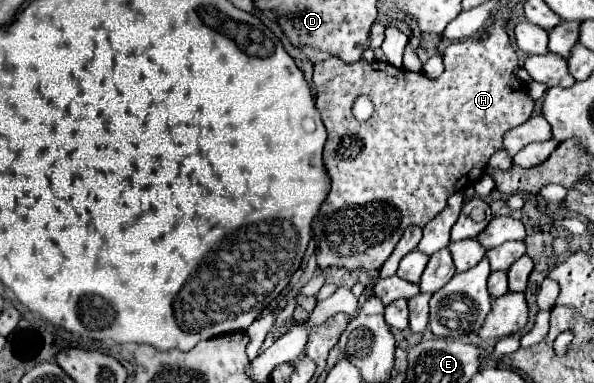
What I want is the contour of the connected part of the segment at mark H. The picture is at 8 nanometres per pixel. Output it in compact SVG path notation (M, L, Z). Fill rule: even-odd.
M504 20L492 22L486 28L486 32L482 32L478 38L468 38L468 40L460 40L460 42L450 44L444 50L444 66L446 68L444 68L442 76L436 78L436 80L426 78L422 72L410 72L410 70L396 68L396 66L392 66L388 62L380 62L380 60L368 62L364 58L358 60L356 64L346 64L340 58L332 56L332 58L328 58L324 62L318 62L314 66L312 80L314 80L314 86L316 86L316 106L318 106L318 112L320 112L322 120L324 120L324 126L328 130L328 140L326 140L326 148L324 148L324 164L326 164L326 170L328 170L328 174L332 178L332 190L330 190L326 202L322 204L320 214L314 218L314 224L312 224L314 240L316 240L316 246L318 246L318 252L316 252L318 270L326 270L330 266L344 266L348 270L354 270L354 268L380 270L380 266L392 254L394 246L400 242L406 226L420 226L420 228L424 228L436 214L440 214L444 210L446 200L448 200L448 196L452 192L456 192L456 190L460 192L470 182L476 182L482 176L490 156L502 146L504 132L524 124L532 116L534 100L526 94L526 84L522 80L518 80L518 76L516 76L518 56L516 56L516 50L512 48L512 44L510 44ZM358 96L368 96L372 100L372 104L374 104L374 114L366 122L358 122L354 118L354 114L352 114L352 106L354 106L354 100Z

